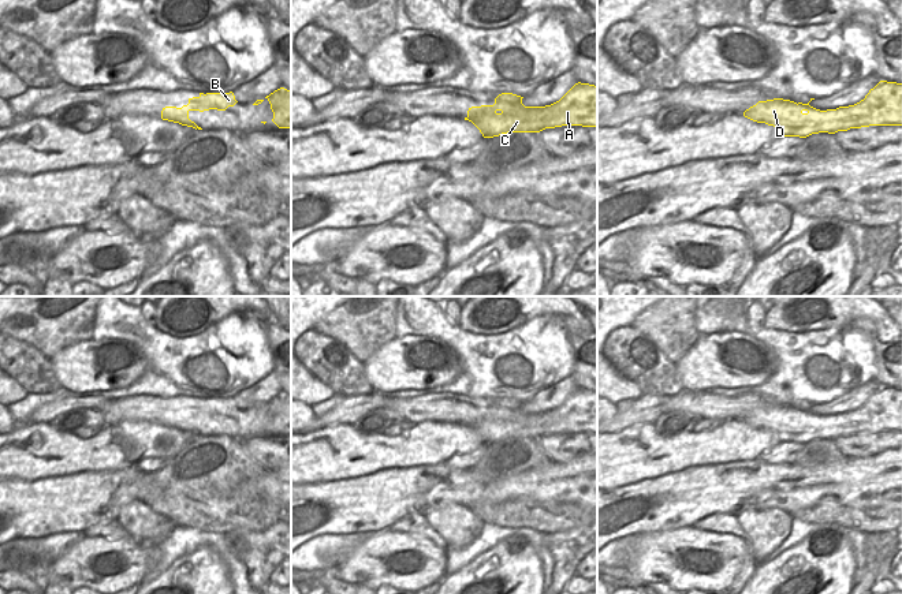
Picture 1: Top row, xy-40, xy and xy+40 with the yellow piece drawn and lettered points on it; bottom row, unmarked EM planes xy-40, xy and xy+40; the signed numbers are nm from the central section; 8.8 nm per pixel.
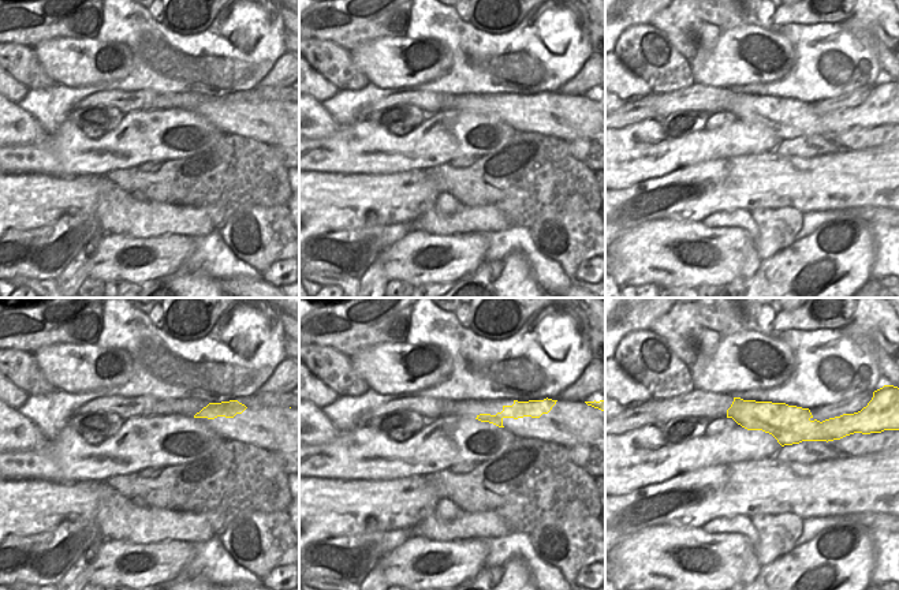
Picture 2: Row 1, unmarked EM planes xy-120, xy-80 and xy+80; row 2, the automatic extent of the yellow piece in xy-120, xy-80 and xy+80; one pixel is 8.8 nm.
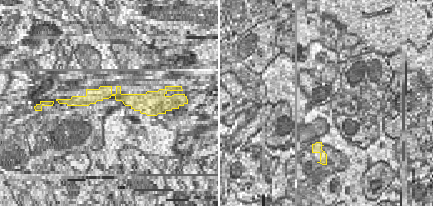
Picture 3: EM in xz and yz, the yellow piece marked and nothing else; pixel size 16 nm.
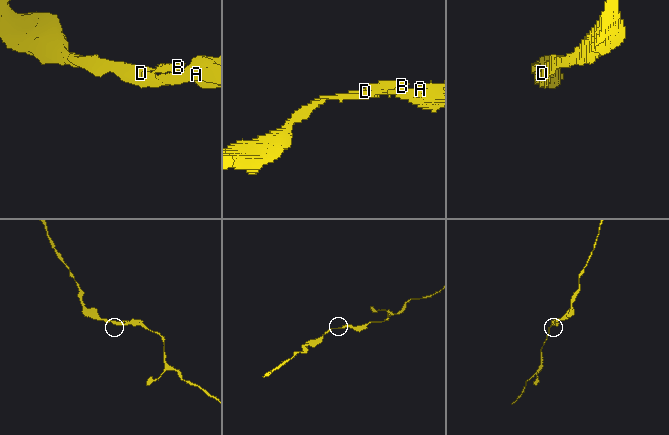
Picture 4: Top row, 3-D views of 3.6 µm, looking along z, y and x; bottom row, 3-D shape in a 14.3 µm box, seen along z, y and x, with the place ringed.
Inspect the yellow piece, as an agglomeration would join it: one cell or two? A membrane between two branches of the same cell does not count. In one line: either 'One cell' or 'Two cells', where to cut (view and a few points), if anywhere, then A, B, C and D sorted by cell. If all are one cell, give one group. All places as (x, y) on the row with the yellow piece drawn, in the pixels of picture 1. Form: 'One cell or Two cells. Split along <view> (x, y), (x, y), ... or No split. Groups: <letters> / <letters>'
One cell. No split. Groups: A B C D.

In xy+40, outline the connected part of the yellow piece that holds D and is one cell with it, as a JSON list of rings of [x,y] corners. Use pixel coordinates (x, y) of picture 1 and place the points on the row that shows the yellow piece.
[[[880,81],[854,105],[820,111],[783,98],[758,101],[743,116],[774,126],[782,137],[847,131],[869,126],[902,126],[902,83]]]

